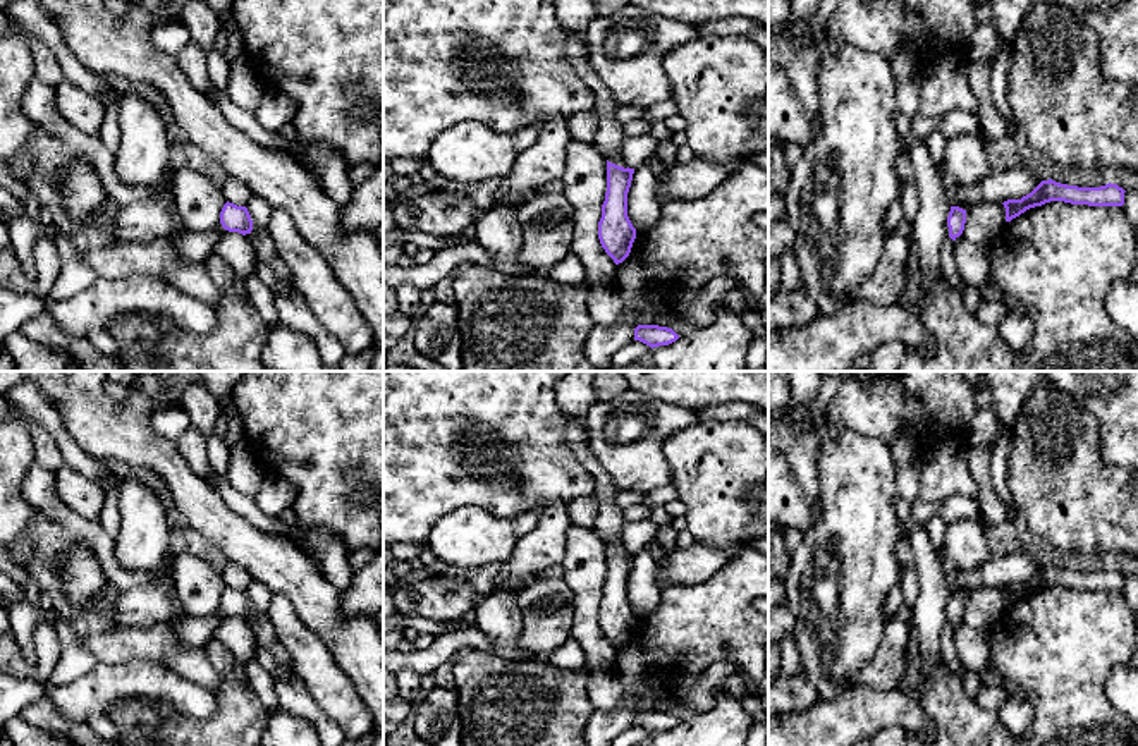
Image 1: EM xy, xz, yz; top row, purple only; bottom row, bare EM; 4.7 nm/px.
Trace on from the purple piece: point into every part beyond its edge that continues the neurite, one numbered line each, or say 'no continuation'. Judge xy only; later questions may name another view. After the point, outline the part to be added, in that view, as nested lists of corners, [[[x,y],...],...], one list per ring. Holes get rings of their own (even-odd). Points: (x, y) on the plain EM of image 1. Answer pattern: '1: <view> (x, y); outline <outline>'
no continuation

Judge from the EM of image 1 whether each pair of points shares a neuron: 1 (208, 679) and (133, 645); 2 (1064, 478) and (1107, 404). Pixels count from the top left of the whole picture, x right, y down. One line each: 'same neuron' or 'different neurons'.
1: same neuron
2: different neurons

